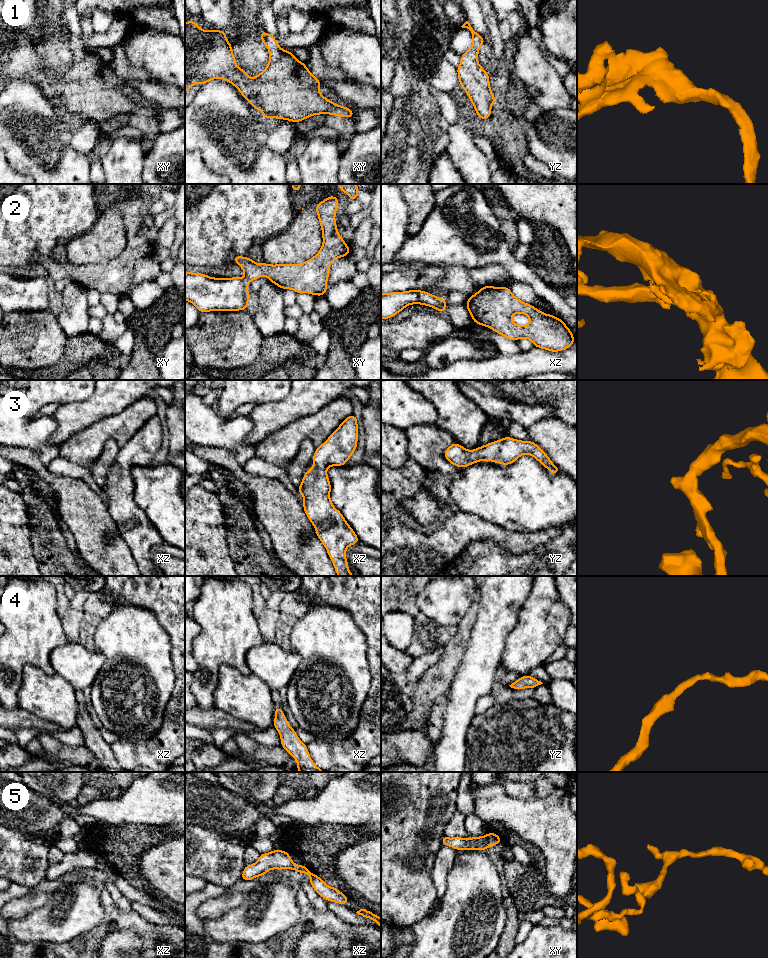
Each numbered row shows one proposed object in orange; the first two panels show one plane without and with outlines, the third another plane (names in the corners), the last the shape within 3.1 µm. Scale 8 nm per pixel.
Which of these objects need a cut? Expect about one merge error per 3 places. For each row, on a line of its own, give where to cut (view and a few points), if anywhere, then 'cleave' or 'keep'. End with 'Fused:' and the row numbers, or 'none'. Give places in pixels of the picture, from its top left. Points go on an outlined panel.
1: no cut | keep
2: xy (244, 278), (248, 282) | cleave
3: no cut | keep
4: no cut | keep
5: xy (486, 835), (487, 846) | cleave
Fused: 2, 5

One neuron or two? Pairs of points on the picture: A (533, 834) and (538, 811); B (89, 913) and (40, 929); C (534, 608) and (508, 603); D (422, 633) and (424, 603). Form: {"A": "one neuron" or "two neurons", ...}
{"A": "one neuron", "B": "one neuron", "C": "two neurons", "D": "two neurons"}

